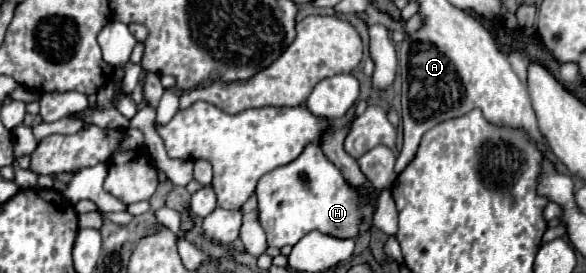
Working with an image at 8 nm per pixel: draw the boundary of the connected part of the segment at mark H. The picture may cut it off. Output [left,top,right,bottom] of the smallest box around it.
[258,145,376,249]

